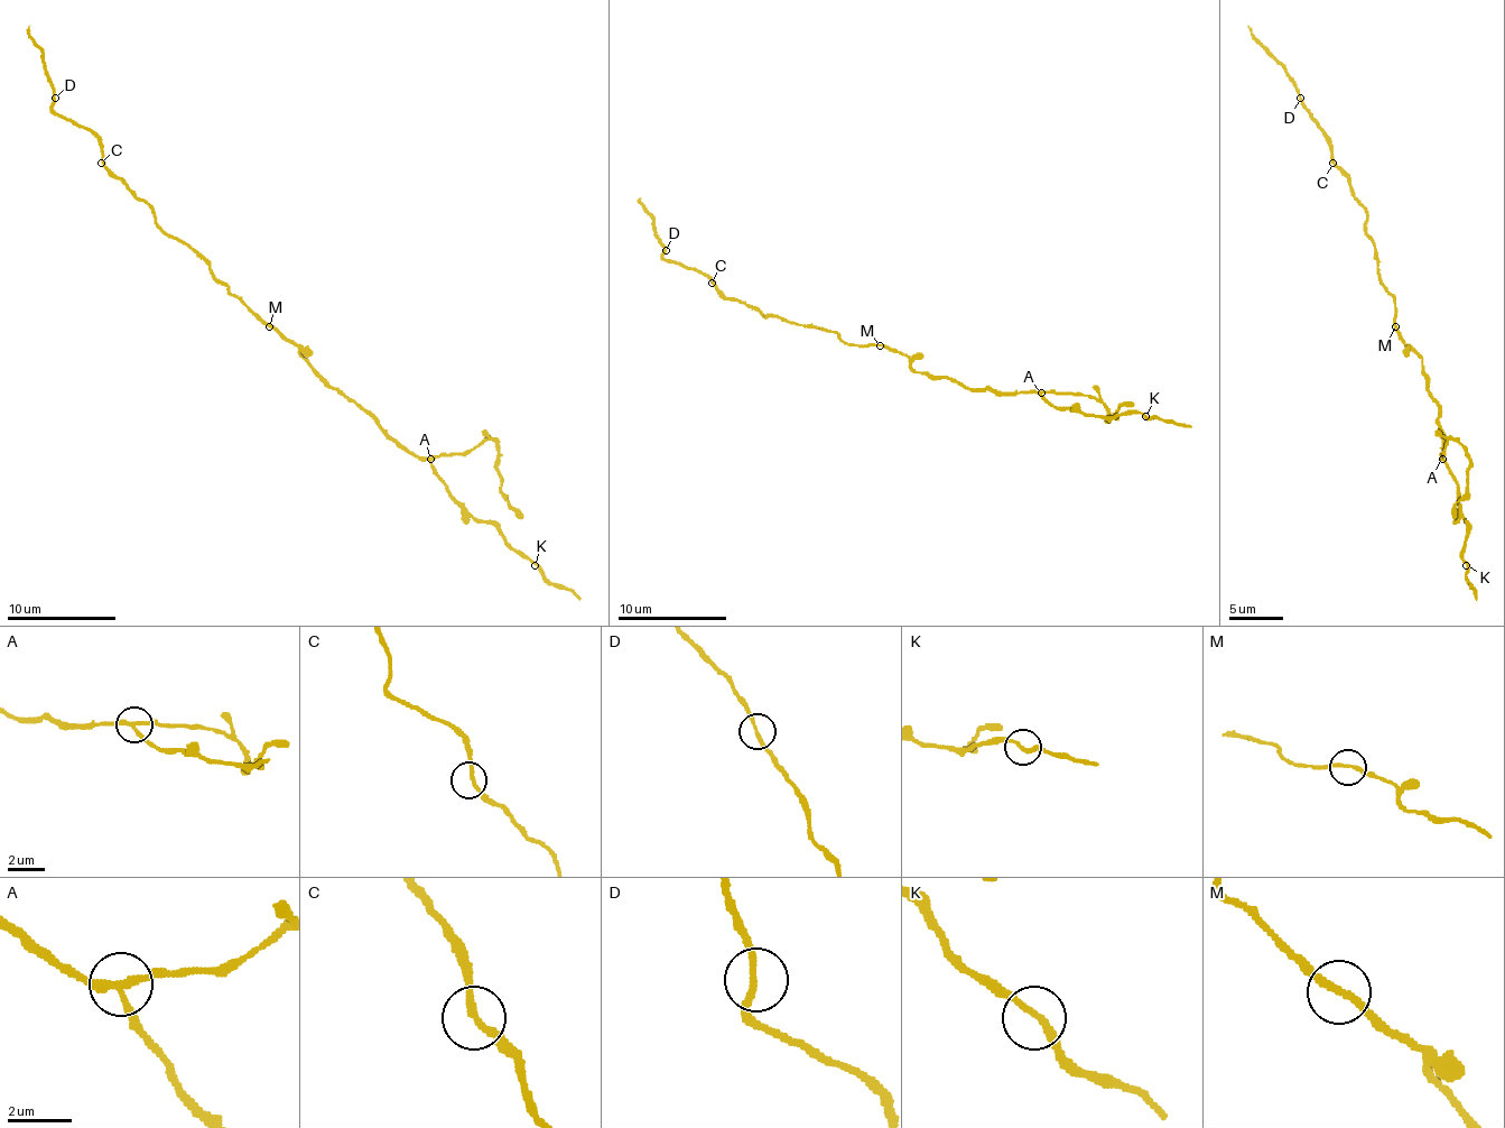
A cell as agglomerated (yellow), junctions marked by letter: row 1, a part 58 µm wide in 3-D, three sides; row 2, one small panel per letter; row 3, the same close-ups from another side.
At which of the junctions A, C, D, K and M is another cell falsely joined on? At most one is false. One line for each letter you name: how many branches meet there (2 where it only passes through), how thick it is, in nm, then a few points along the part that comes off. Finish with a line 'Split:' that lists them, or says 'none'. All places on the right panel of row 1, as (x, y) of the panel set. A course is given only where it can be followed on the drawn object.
A: branches 3; calibre 180 nm; course (1441, 459), (1447, 443), (1455, 440), (1469, 459), (1466, 495), (1455, 505), (1452, 518)
Split: A

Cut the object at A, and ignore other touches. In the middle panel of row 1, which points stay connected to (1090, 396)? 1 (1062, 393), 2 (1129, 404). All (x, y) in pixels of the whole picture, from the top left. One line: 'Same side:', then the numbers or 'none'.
Same side: 1, 2

